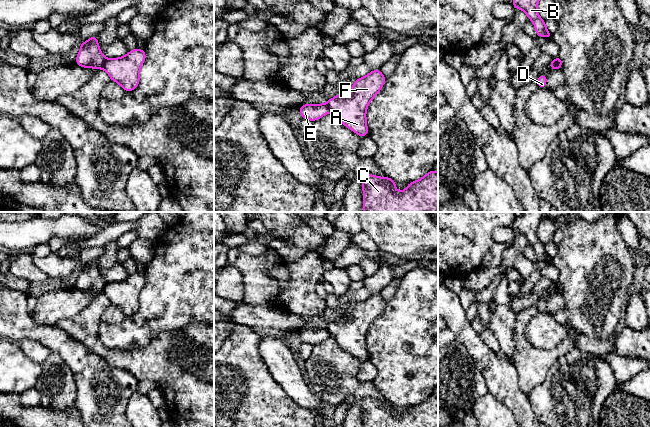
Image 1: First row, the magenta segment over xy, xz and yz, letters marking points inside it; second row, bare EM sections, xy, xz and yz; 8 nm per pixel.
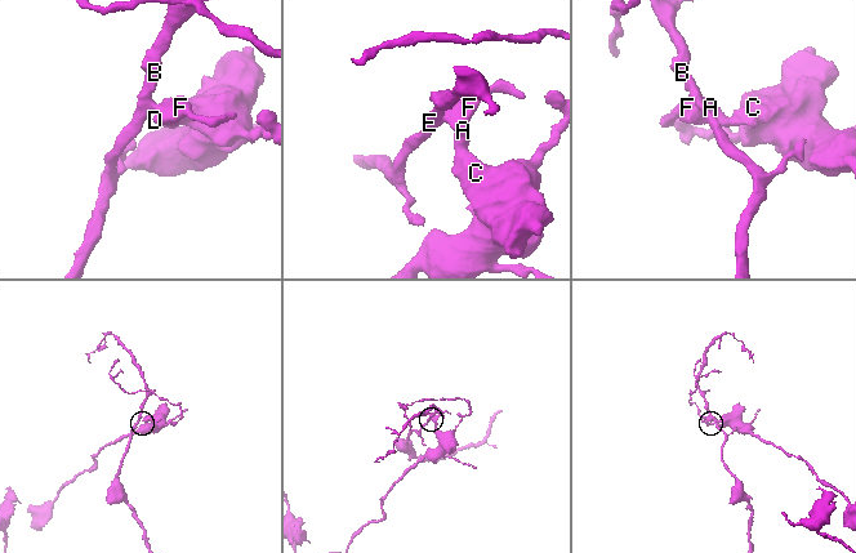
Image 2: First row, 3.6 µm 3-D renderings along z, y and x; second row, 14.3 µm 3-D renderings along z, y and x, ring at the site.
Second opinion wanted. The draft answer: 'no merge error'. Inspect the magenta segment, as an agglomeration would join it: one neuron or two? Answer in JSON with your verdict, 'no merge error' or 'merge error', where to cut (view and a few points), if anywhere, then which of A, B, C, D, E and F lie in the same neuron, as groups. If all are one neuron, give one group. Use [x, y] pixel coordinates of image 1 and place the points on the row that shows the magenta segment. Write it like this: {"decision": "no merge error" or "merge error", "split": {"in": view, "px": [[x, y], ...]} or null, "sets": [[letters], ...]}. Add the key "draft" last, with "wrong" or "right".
{"decision": "merge error", "split": {"in": "xy", "px": [[107, 59], [102, 67]]}, "sets": [["A", "C", "D", "F"], ["B", "E"]], "draft": "wrong"}

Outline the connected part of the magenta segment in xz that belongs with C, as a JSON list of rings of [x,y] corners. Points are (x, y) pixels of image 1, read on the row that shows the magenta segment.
[[[433,169],[421,179],[409,182],[408,187],[400,192],[395,190],[396,182],[372,174],[365,174],[361,178],[363,188],[363,212],[438,212],[438,172]]]

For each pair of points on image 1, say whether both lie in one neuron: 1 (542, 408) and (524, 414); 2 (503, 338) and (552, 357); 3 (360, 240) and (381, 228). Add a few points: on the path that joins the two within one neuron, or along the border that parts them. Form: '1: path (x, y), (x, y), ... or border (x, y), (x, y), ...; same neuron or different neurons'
1: border (527, 395), (531, 409), (536, 416); different neurons
2: border (516, 319), (514, 327), (514, 356), (510, 360); different neurons
3: border (362, 230), (379, 249); different neurons

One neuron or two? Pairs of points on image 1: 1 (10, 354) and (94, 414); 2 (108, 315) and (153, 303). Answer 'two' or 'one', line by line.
1: two
2: two

